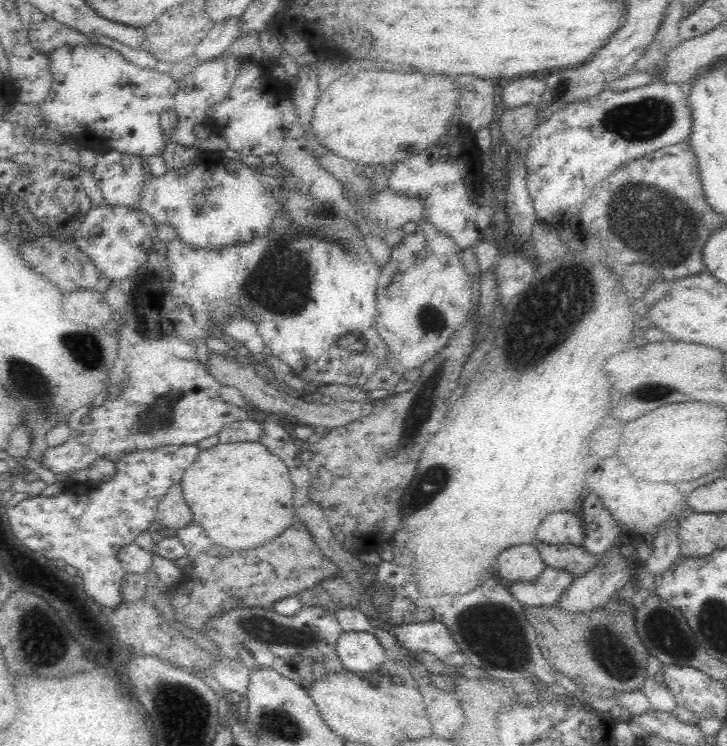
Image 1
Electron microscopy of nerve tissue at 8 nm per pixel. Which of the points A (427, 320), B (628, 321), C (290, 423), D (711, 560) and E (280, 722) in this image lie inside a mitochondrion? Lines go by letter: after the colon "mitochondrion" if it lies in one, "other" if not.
A: mitochondrion
B: other
C: other
D: other
E: mitochondrion

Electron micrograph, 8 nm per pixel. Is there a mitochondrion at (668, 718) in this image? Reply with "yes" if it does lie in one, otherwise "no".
no

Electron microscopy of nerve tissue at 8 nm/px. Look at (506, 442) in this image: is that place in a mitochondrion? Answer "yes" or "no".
no

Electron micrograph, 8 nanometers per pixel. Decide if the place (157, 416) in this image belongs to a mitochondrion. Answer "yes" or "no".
yes

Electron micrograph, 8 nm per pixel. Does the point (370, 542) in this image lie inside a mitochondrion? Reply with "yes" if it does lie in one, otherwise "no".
no

